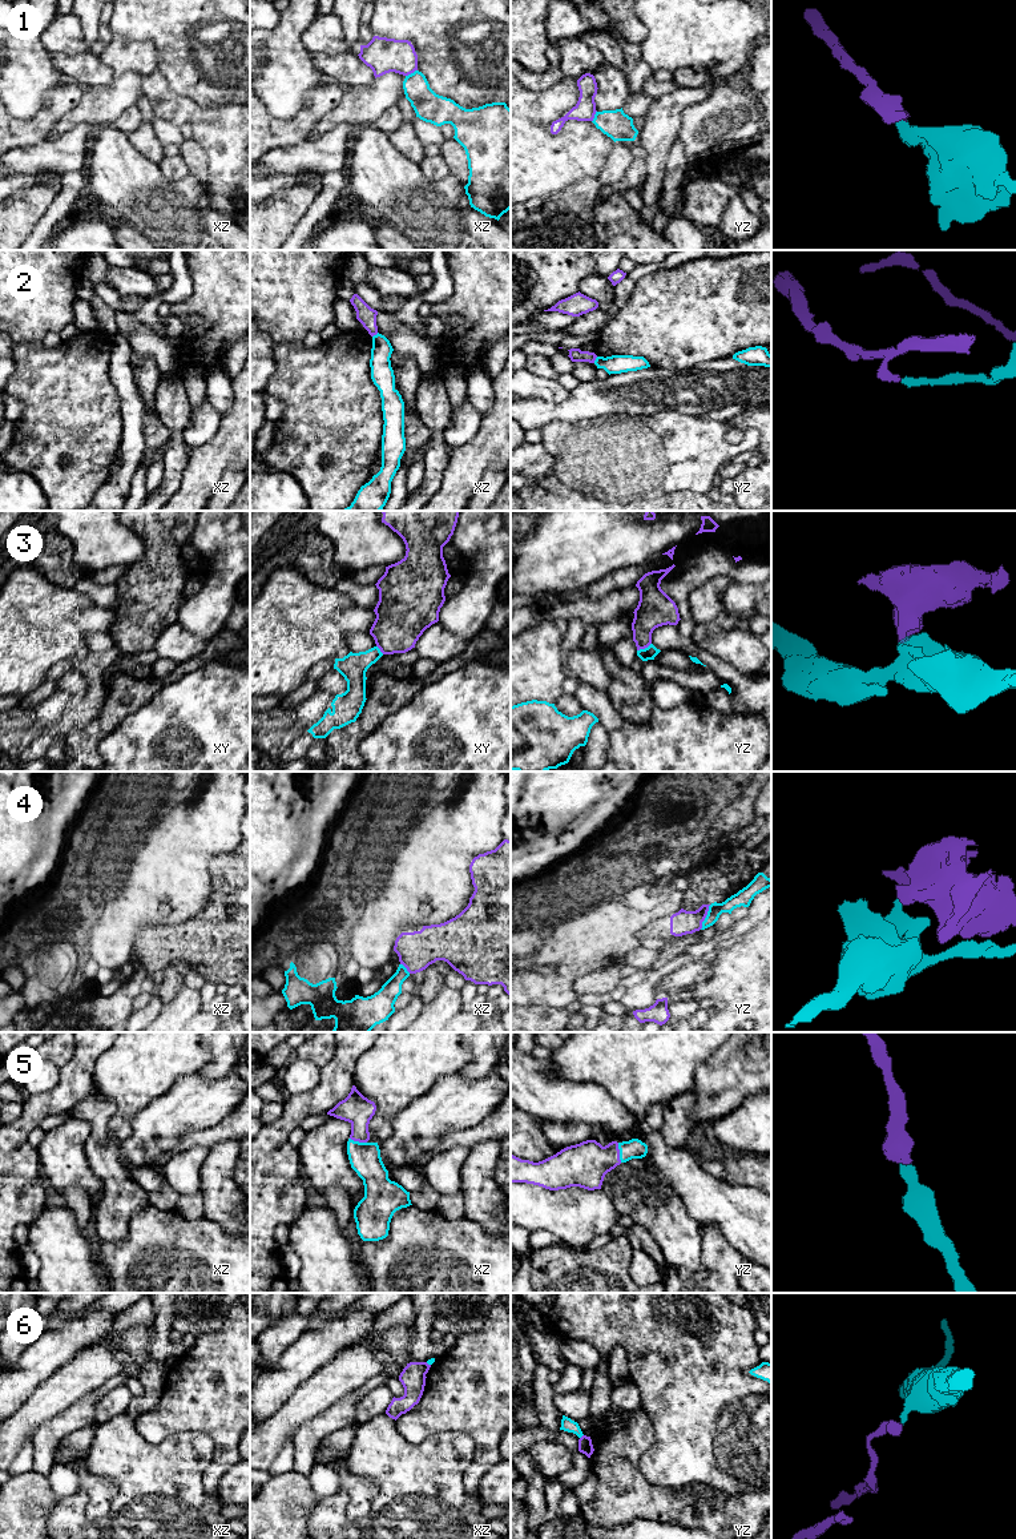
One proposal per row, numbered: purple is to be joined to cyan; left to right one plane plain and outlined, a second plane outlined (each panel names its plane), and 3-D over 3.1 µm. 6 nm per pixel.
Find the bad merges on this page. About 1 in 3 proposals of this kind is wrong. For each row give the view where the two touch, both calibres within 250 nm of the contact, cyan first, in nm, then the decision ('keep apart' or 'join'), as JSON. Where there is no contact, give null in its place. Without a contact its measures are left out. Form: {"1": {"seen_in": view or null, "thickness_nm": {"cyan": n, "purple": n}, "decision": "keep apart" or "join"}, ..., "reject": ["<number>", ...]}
{"1": {"seen_in": "xz", "thickness_nm": {"cyan": 180, "purple": 220}, "decision": "keep apart"}, "2": {"seen_in": "yz", "thickness_nm": {"cyan": 110, "purple": 80}, "decision": "keep apart"}, "3": {"seen_in": "yz", "thickness_nm": {"cyan": 80, "purple": 220}, "decision": "keep apart"}, "4": {"seen_in": "yz", "thickness_nm": {"cyan": 100, "purple": 150}, "decision": "keep apart"}, "5": {"seen_in": "yz", "thickness_nm": {"cyan": 120, "purple": 260}, "decision": "join"}, "6": {"seen_in": "yz", "thickness_nm": {"cyan": 80, "purple": 90}, "decision": "keep apart"}, "reject": ["1", "2", "3", "4", "6"]}

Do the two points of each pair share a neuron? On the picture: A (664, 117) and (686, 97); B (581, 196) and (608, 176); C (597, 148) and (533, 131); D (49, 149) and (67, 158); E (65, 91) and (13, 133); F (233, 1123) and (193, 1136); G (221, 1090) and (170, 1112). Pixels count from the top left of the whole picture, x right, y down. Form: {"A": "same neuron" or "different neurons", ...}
{"A": "same neuron", "B": "different neurons", "C": "same neuron", "D": "same neuron", "E": "same neuron", "F": "same neuron", "G": "same neuron"}

